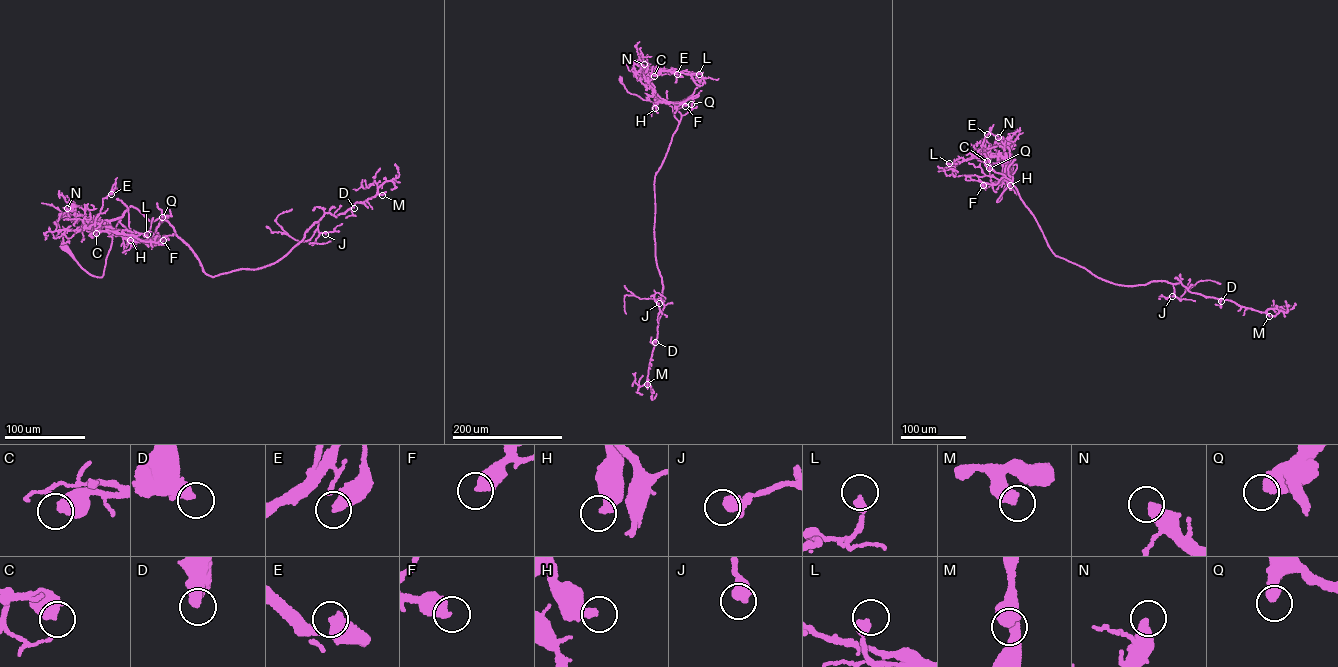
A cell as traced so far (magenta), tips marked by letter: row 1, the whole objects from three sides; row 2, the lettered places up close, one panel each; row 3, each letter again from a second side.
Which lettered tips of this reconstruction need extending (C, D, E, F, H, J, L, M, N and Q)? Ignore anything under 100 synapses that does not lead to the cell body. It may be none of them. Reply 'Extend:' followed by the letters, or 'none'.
Extend: N

